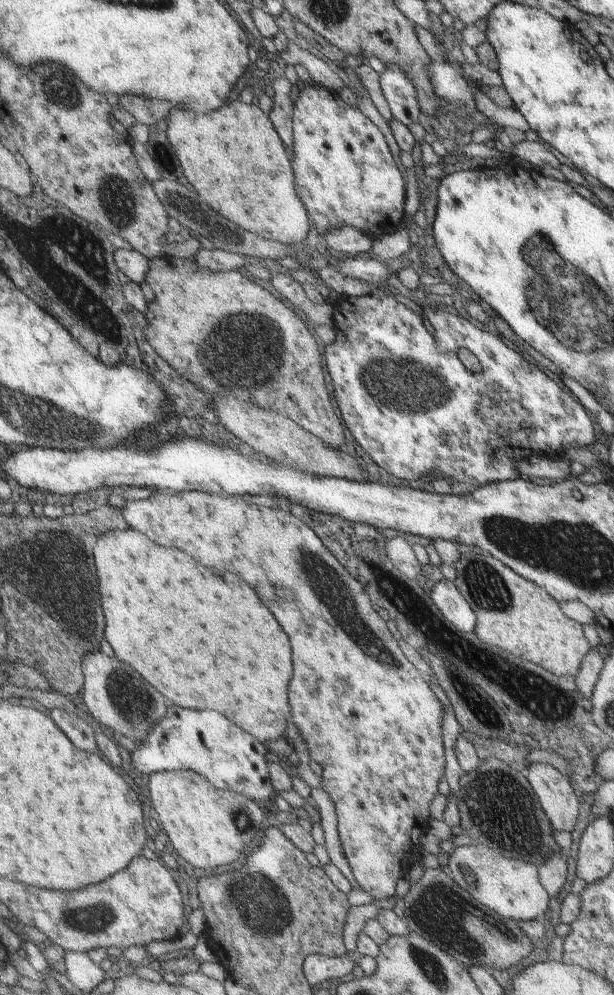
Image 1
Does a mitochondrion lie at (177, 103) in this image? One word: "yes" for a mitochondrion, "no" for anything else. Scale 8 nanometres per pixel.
no

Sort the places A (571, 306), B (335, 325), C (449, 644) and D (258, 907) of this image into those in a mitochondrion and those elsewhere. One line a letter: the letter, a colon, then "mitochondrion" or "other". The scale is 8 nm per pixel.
A: mitochondrion
B: other
C: other
D: mitochondrion

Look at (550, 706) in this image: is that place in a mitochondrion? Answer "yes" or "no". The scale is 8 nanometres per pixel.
yes

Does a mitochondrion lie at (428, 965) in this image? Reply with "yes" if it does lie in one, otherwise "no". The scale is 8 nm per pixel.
yes

